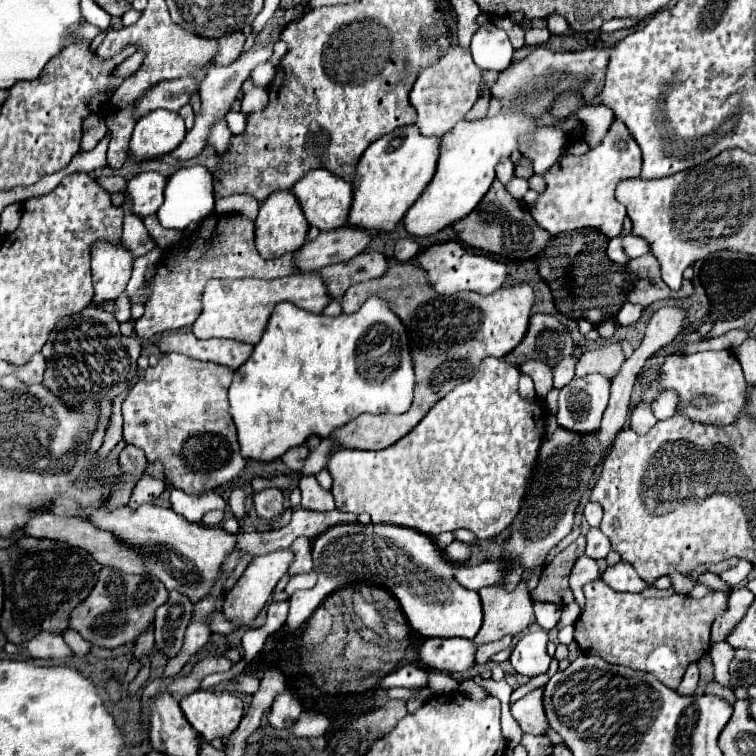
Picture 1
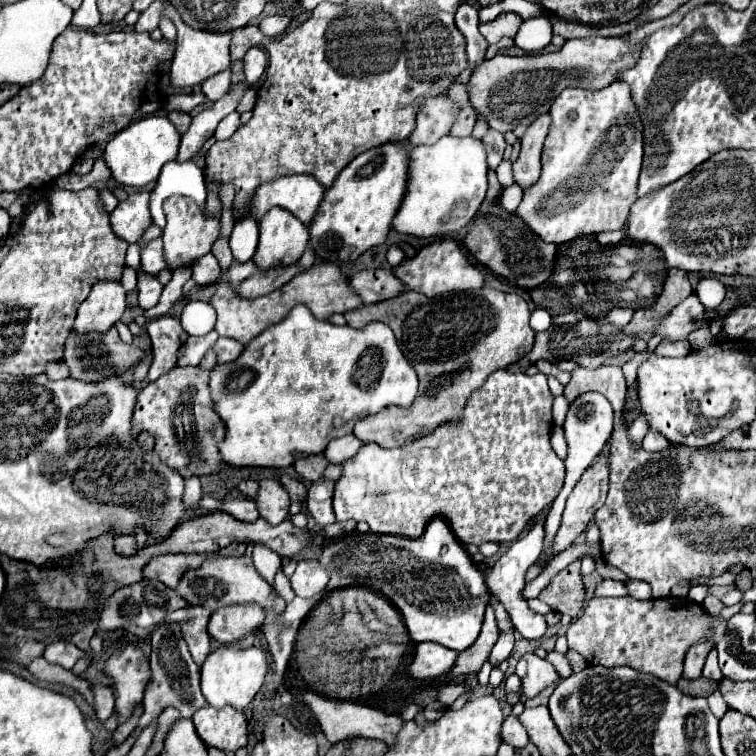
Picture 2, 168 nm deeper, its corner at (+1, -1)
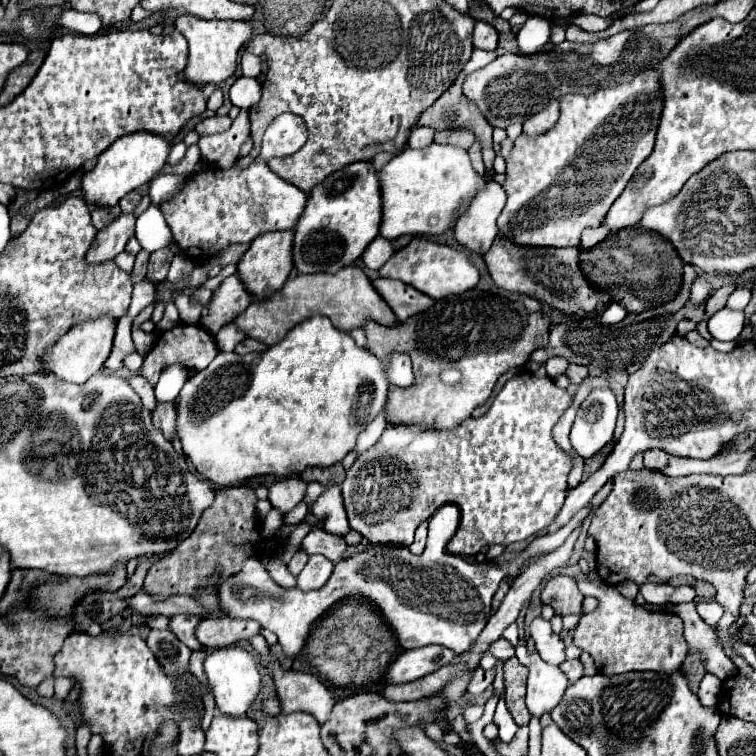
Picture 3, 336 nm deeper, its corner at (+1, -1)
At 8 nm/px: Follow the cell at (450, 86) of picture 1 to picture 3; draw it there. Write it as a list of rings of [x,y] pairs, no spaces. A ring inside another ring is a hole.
[[[416,127],[412,133],[410,133],[410,139],[408,139],[408,147],[412,149],[422,149],[422,147],[428,147],[434,139],[434,129],[430,127]]]

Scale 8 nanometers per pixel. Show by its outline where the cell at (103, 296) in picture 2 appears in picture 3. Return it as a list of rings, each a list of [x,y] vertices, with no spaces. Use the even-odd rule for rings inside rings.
[[[100,317],[100,319],[72,327],[72,331],[68,331],[52,347],[52,351],[48,351],[48,355],[44,355],[42,373],[56,375],[60,381],[68,381],[68,383],[86,383],[90,379],[90,375],[98,373],[102,369],[104,361],[108,359],[110,349],[112,349],[112,339],[114,339],[114,327],[116,327],[116,321],[112,321],[108,317]]]

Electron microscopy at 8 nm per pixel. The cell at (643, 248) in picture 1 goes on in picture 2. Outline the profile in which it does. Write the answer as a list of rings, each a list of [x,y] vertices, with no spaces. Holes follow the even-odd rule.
[[[622,229],[620,231],[606,231],[606,233],[598,233],[596,239],[600,245],[620,245],[626,239],[626,233]]]

